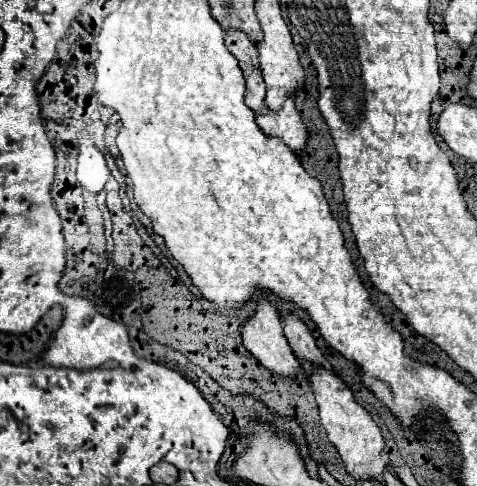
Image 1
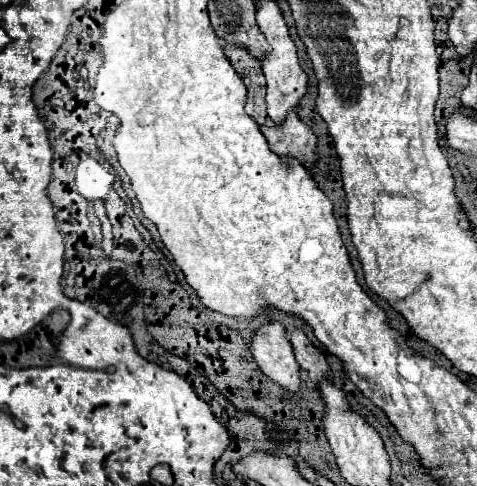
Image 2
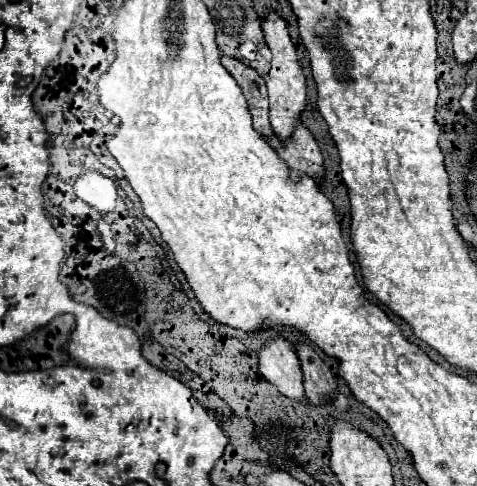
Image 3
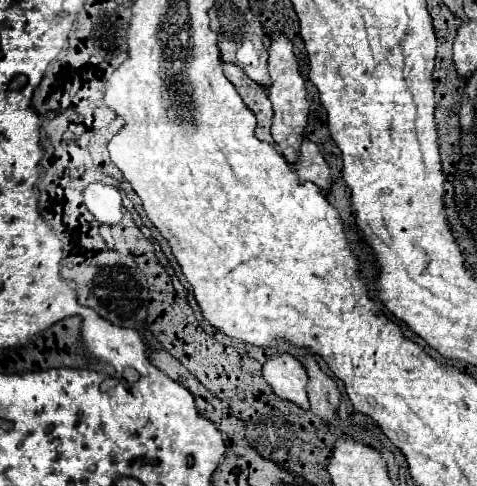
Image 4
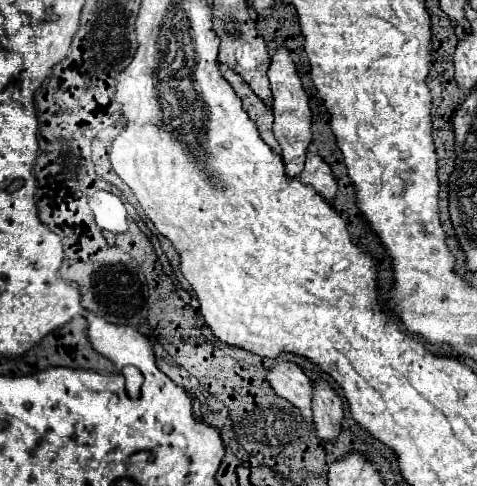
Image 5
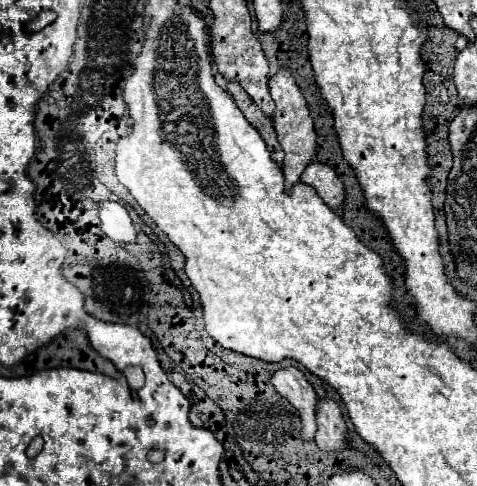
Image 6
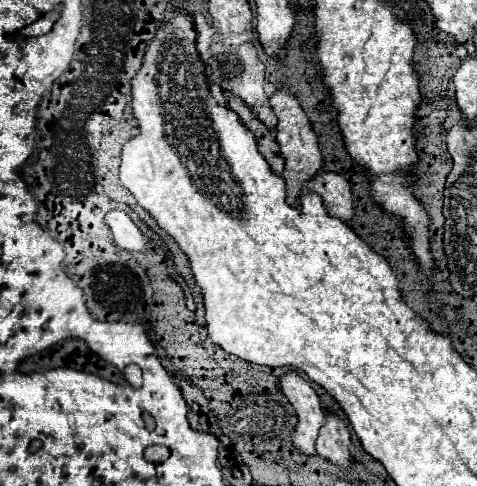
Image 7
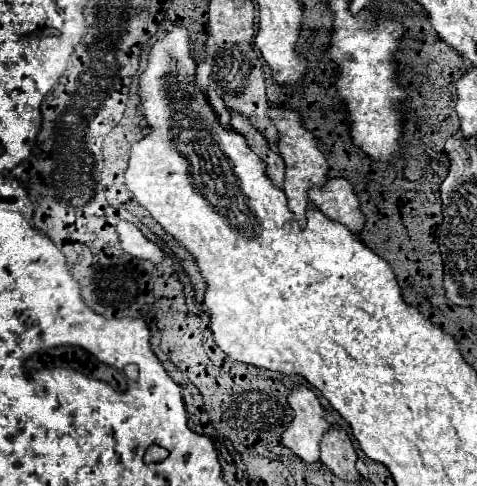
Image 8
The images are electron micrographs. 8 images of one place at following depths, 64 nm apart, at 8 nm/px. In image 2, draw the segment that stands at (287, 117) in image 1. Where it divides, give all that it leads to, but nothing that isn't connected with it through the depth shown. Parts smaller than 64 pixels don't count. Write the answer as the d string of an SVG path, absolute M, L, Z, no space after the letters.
M290 110L284 118L282 124L272 124L260 128L262 134L266 136L268 144L272 150L280 156L292 156L306 168L310 168L316 160L314 156L314 146L316 146L316 136L312 130L298 118L294 110Z

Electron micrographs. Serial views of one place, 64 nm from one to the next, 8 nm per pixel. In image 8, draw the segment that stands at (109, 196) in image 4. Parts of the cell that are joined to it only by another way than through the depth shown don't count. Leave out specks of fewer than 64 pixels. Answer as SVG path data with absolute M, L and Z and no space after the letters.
M118 220L116 222L116 232L118 232L118 238L120 238L120 246L128 254L132 254L136 258L150 260L150 262L162 262L164 252L158 248L158 244L150 242L132 222Z

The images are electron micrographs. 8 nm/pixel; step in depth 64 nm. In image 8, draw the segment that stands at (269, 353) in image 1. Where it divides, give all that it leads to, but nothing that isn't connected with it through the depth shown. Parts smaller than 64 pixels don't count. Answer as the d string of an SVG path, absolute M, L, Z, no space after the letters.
M300 384L290 388L288 404L292 406L296 418L282 434L282 444L288 446L304 462L314 462L318 460L318 442L330 428L324 418L320 400L308 386Z

